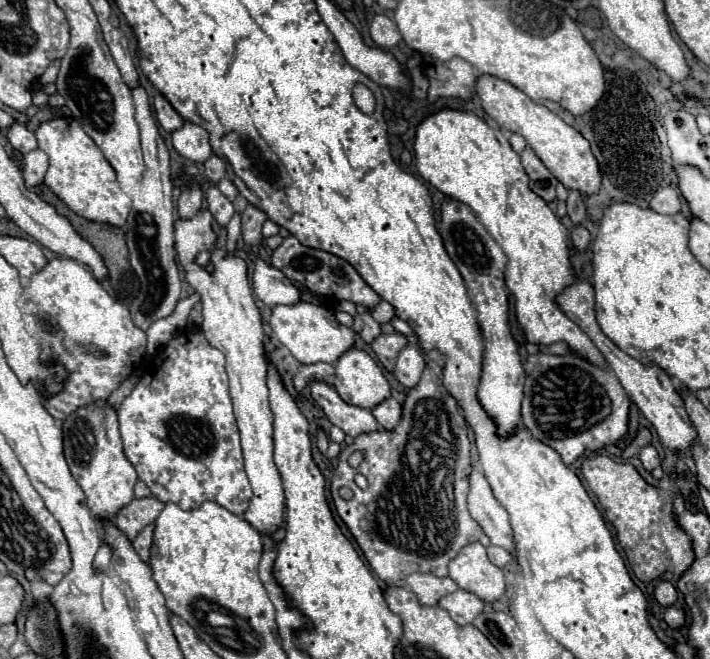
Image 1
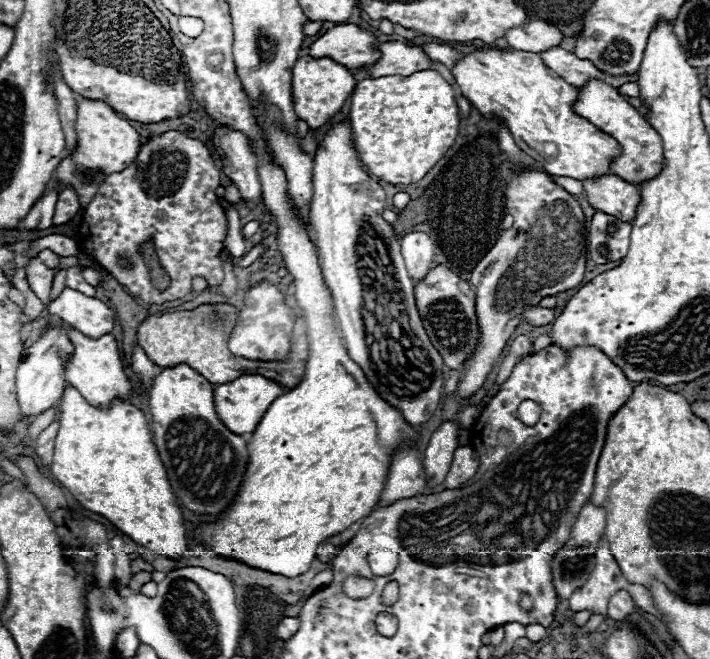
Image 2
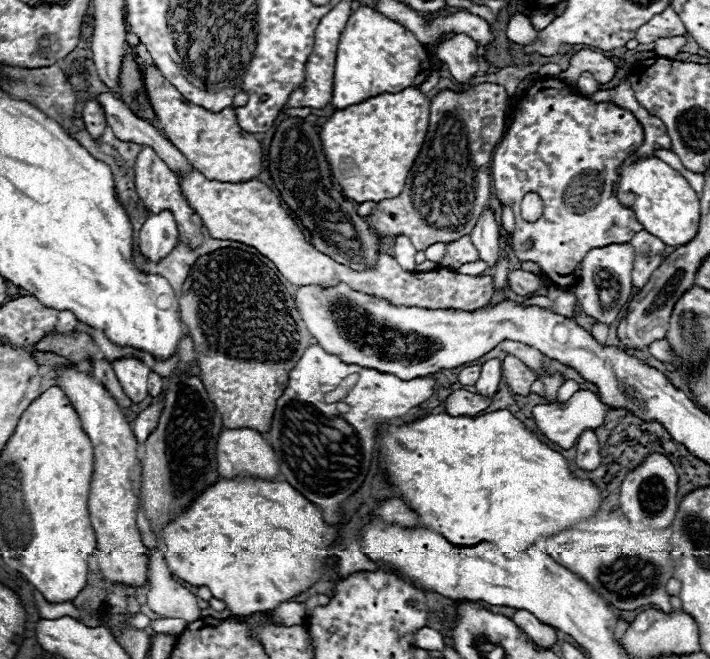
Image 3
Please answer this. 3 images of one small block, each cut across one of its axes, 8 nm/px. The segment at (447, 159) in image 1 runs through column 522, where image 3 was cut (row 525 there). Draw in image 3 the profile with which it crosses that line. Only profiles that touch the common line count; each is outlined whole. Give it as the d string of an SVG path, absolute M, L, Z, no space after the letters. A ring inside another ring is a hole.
M220 478L212 488L204 490L180 518L164 528L164 546L168 568L172 568L174 576L192 586L208 586L212 596L224 600L232 614L246 616L290 602L324 578L328 570L328 548L338 532L340 528L328 526L320 508L304 500L288 482L240 482Z

